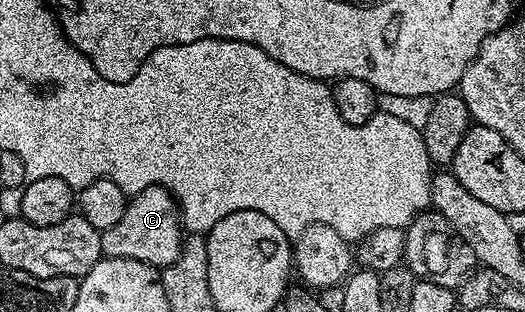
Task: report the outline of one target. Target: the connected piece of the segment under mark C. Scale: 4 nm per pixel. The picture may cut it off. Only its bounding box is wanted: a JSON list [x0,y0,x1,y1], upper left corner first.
[100,186,186,270]

